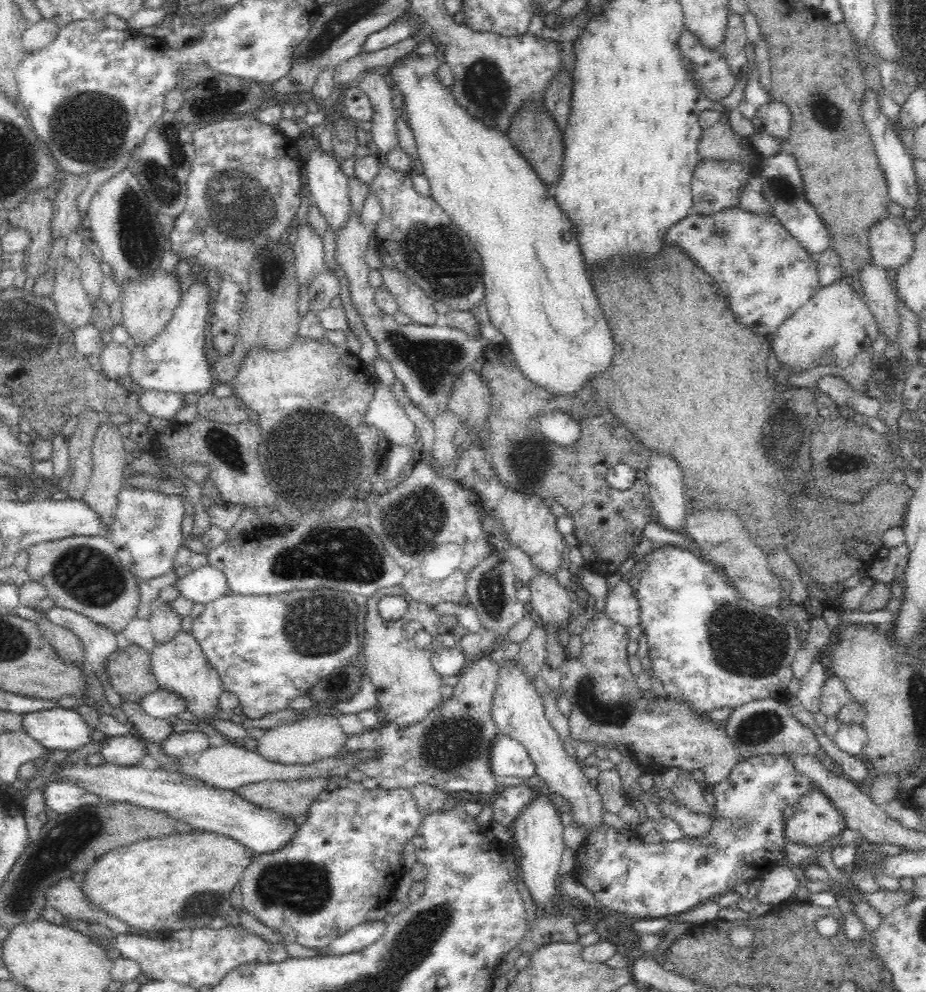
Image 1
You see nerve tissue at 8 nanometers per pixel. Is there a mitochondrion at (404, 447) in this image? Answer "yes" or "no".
no

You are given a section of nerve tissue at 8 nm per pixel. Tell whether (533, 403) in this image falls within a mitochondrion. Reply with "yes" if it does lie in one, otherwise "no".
no

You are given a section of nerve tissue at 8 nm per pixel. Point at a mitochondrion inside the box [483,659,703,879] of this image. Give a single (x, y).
(617, 713)

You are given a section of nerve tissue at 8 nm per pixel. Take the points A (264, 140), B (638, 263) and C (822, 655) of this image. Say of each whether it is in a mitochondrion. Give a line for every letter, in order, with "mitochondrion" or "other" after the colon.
A: other
B: other
C: other

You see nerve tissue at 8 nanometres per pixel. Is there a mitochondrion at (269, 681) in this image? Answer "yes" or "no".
no

